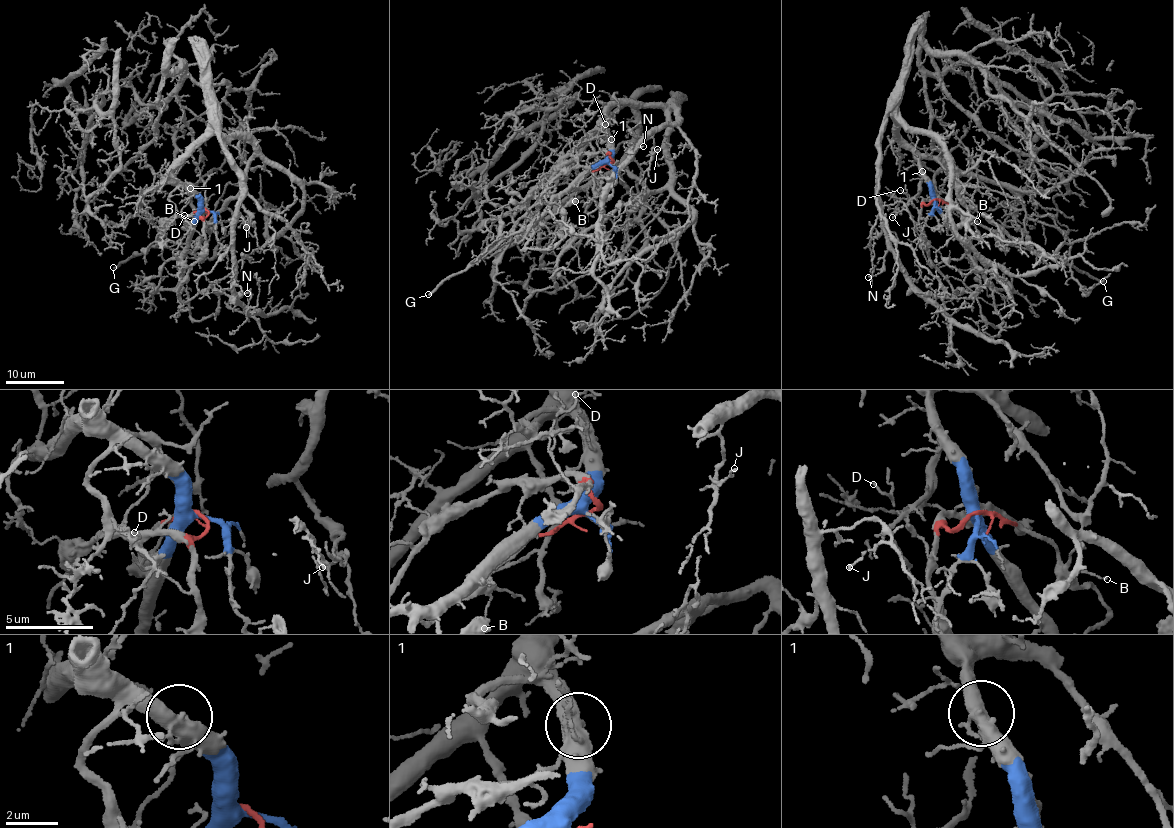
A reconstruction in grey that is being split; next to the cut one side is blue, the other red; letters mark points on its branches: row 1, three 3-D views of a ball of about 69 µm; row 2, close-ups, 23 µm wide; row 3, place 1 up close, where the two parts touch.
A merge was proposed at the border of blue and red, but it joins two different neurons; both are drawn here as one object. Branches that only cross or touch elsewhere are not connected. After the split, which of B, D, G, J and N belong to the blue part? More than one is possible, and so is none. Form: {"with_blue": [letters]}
{"with_blue": ["J", "N"]}

